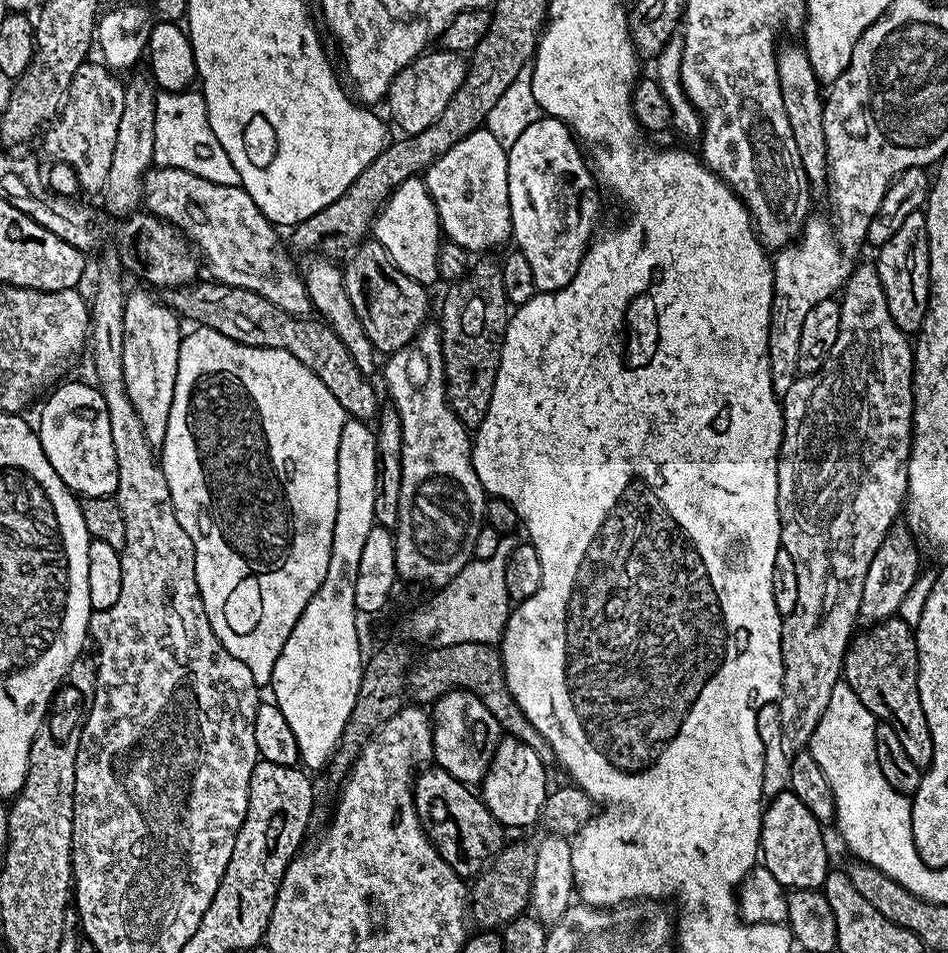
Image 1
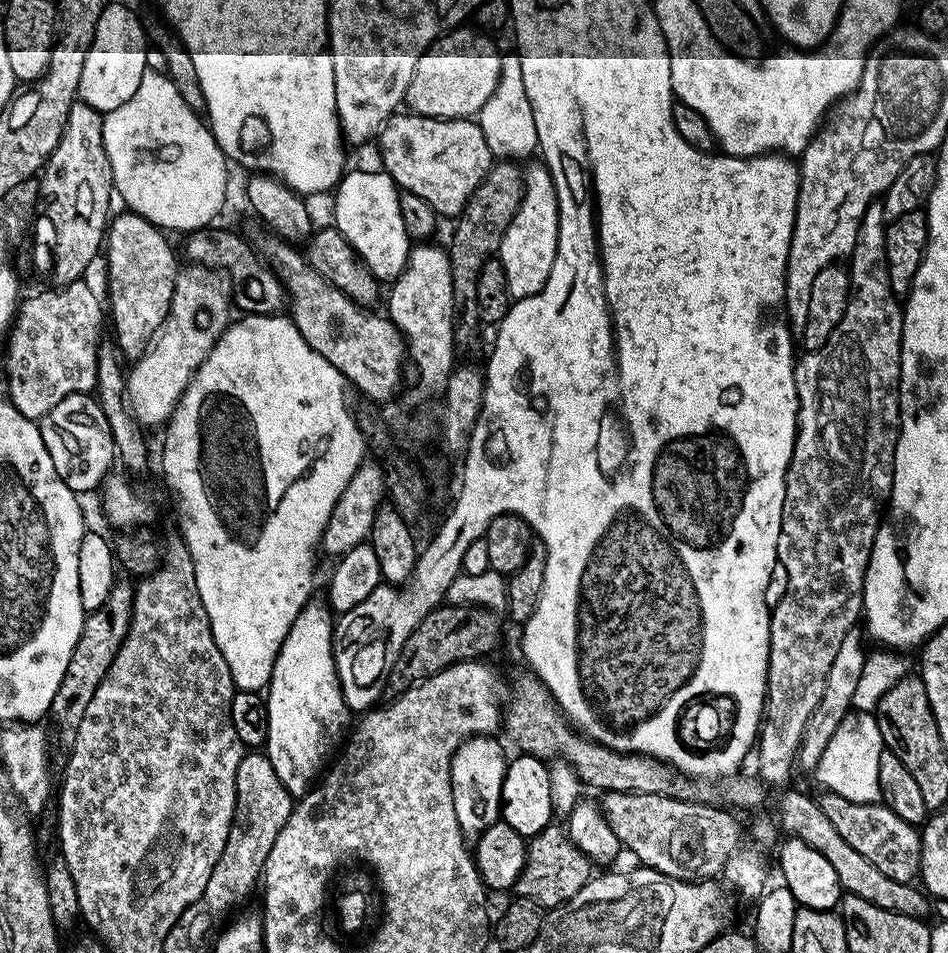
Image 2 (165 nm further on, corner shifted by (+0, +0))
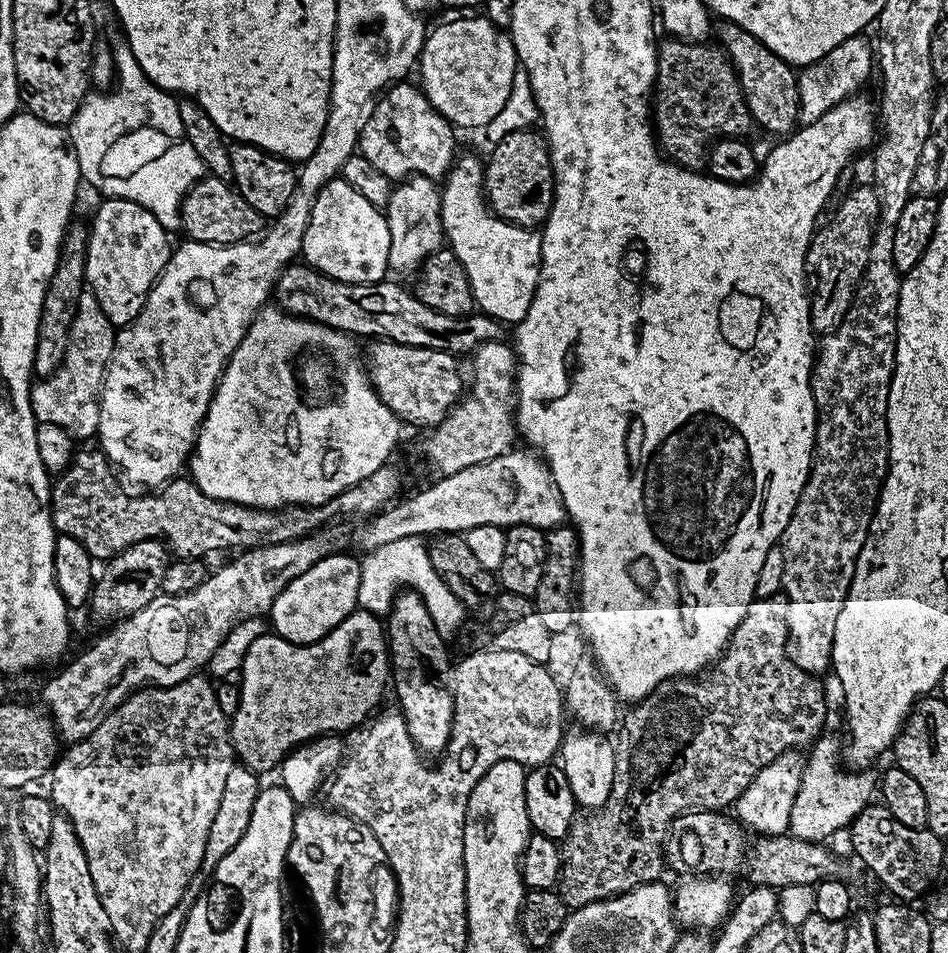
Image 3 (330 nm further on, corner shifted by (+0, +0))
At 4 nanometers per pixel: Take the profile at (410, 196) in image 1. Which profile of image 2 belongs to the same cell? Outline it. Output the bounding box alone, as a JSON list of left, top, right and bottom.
[332,170,410,282]

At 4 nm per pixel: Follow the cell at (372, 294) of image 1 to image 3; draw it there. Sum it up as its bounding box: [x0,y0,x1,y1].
[180,176,266,244]

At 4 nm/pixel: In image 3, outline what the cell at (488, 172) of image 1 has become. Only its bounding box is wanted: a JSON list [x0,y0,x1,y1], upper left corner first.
[358,82,457,182]

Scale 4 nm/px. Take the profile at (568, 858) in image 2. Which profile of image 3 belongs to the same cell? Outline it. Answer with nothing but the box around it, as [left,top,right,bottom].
[558,594,828,909]

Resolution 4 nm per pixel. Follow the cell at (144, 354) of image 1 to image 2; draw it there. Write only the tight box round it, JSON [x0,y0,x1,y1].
[106,210,178,362]

